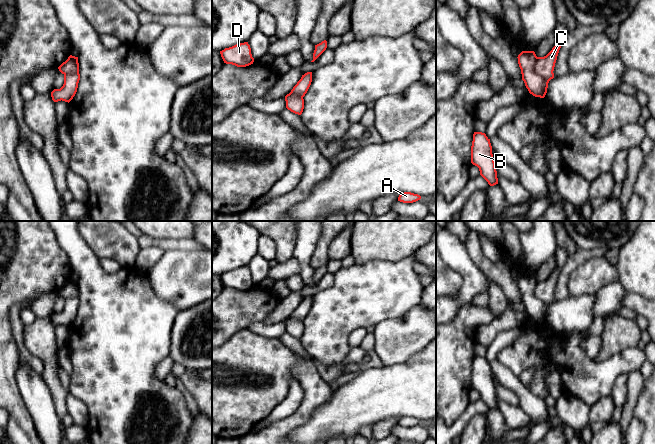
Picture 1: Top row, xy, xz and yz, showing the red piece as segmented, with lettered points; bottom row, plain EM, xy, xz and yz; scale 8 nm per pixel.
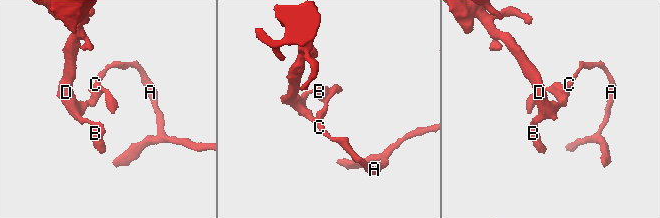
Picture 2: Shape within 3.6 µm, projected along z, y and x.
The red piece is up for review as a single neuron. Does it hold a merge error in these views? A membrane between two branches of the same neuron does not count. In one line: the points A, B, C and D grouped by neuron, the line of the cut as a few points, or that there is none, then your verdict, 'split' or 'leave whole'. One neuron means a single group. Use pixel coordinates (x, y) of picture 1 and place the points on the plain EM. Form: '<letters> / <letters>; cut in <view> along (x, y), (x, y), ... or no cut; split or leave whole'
A C / B D; cut in yz along (536, 281), (534, 294), (548, 305); split

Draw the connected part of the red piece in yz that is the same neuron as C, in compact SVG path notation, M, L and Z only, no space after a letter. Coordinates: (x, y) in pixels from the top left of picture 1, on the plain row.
M555 269L552 274L544 281L537 281L535 286L535 296L548 305L554 302L554 291L561 270Z

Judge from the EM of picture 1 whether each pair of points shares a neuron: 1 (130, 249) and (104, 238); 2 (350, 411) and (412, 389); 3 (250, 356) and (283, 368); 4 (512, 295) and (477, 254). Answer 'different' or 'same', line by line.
1: same
2: same
3: same
4: same

